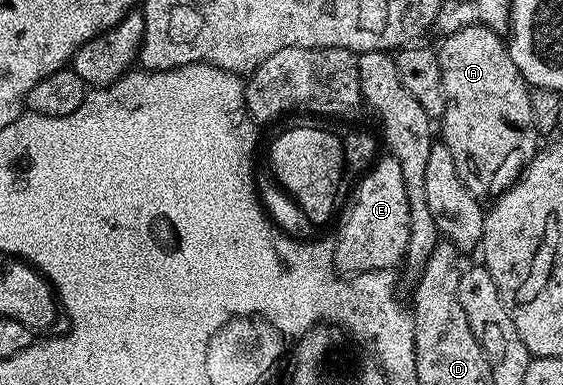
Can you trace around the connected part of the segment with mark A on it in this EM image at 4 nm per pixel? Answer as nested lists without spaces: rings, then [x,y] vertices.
[[[483,25],[447,33],[436,45],[446,106],[440,119],[441,144],[452,151],[464,187],[479,199],[497,199],[511,189],[539,152],[540,134],[532,119],[531,86],[512,63],[507,42]]]

